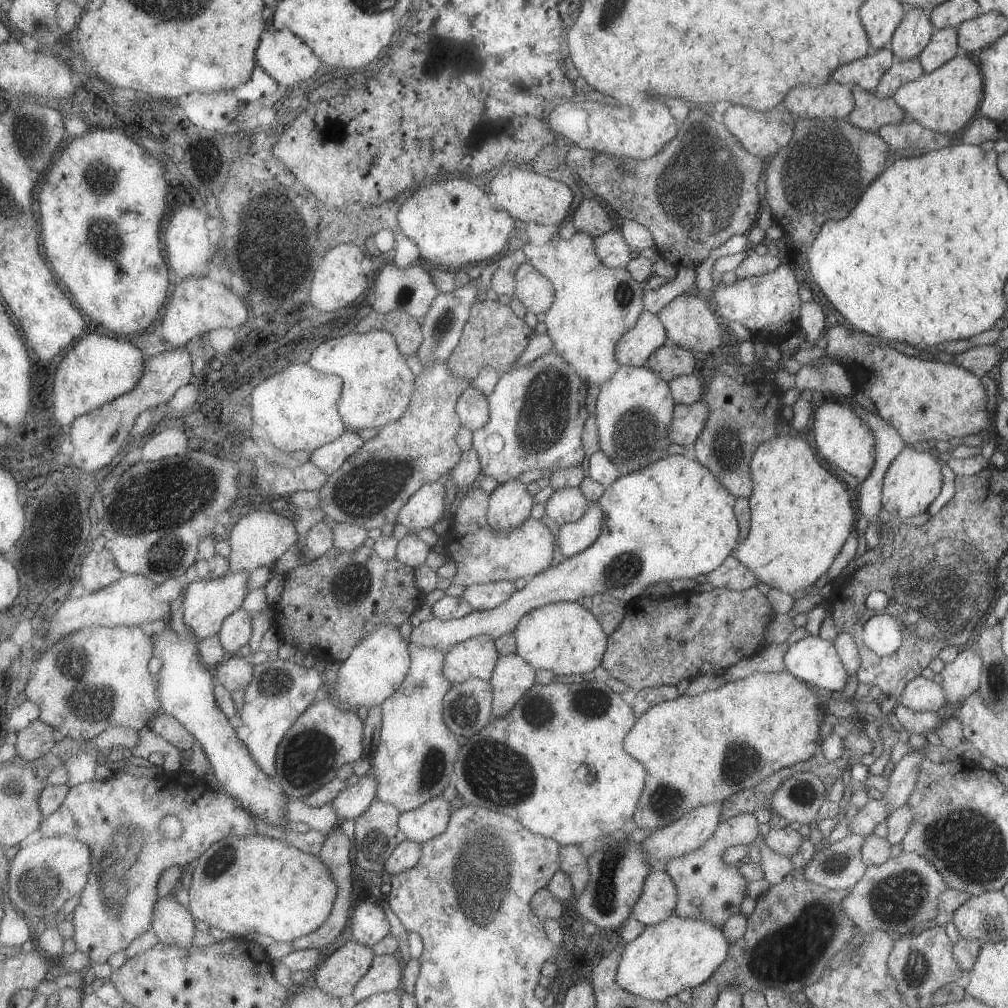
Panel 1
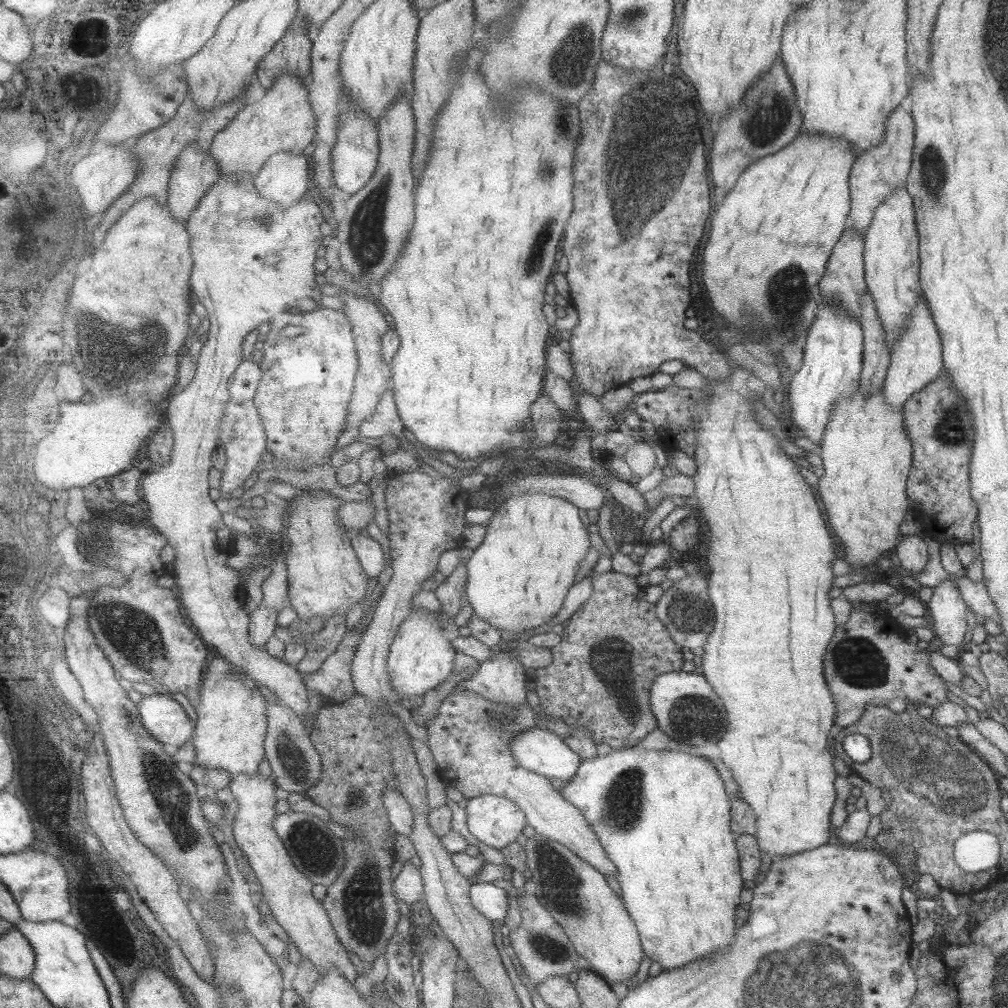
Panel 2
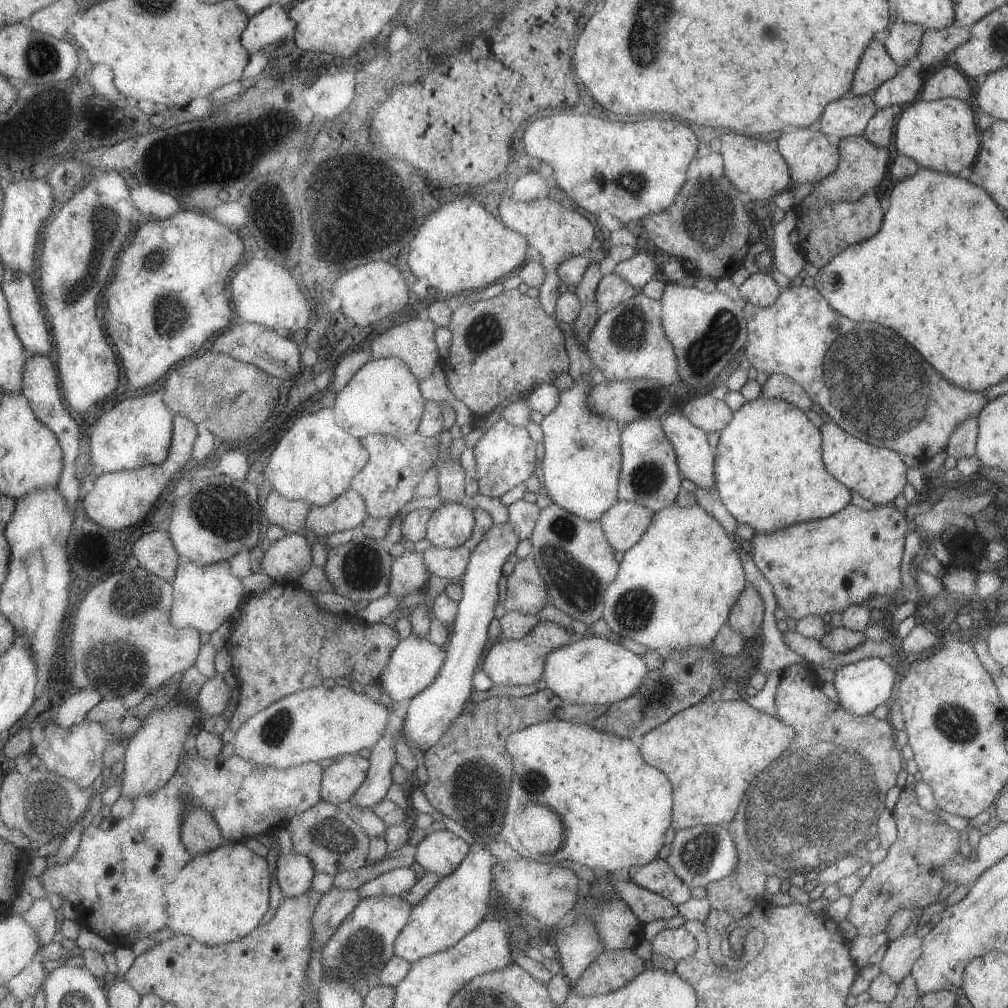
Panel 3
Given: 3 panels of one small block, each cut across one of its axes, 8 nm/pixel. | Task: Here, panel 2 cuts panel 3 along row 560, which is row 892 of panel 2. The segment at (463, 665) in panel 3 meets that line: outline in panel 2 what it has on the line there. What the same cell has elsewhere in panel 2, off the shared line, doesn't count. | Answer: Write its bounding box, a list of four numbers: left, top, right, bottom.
[471,882,509,923]

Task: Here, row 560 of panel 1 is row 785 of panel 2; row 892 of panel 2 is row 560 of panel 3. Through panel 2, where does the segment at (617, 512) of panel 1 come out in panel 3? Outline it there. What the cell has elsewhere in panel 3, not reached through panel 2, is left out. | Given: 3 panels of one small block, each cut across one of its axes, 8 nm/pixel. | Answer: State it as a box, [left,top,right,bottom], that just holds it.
[603,504,746,651]

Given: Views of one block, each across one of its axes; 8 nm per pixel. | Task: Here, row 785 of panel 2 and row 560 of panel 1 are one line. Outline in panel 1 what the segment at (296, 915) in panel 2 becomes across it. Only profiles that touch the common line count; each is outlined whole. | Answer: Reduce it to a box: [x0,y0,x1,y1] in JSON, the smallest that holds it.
[227,508,300,572]

